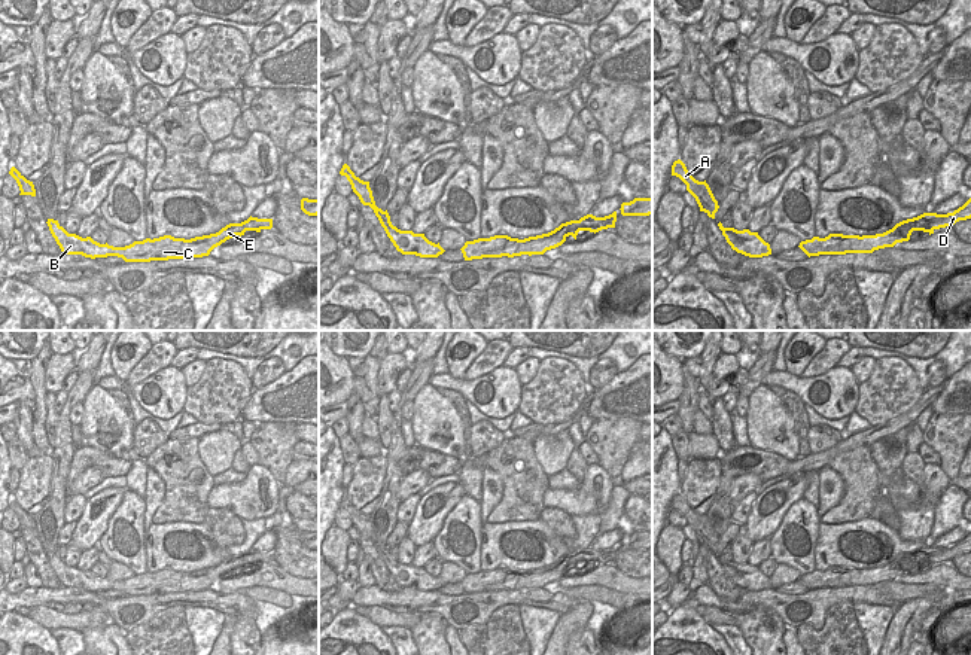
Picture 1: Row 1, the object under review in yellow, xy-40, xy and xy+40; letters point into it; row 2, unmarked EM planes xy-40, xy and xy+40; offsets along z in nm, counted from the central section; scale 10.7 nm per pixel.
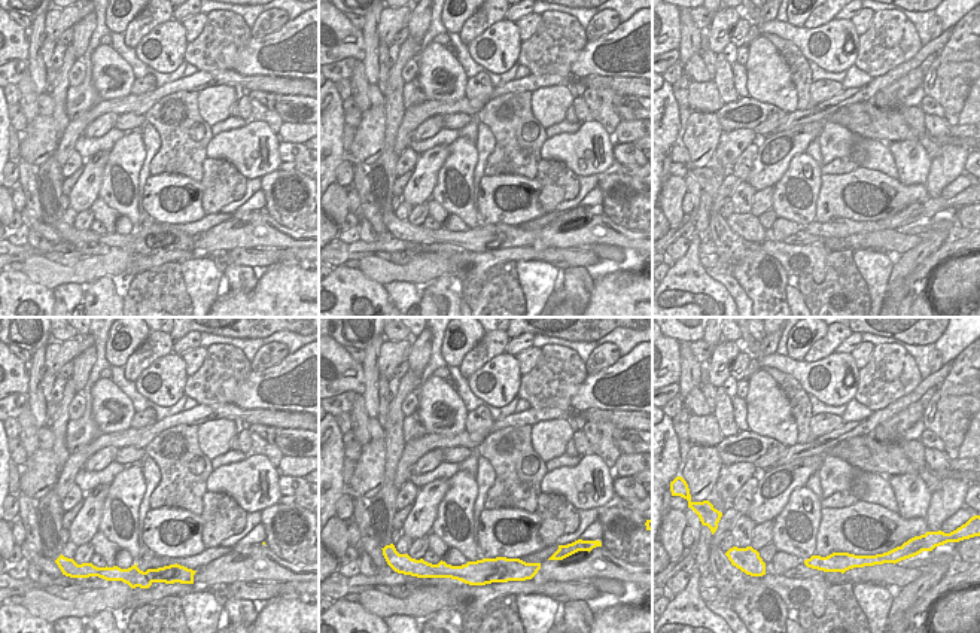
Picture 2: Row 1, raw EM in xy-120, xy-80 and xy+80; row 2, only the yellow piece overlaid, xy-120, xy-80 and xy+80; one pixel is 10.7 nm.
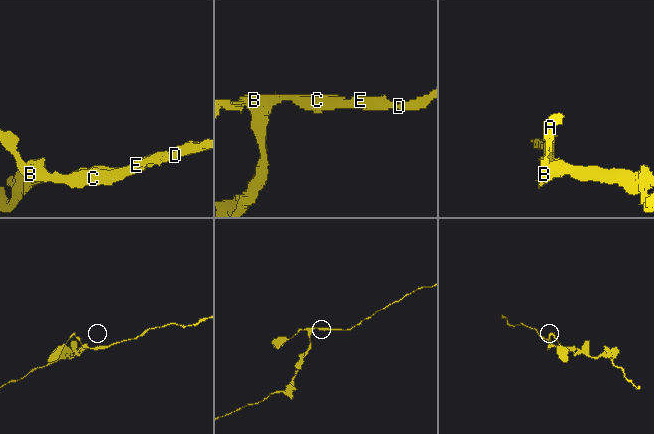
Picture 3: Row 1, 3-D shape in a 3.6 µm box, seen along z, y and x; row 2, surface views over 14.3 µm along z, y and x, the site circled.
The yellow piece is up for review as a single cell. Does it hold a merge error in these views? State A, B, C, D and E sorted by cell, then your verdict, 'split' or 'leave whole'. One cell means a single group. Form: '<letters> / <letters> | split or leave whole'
A B C D E | leave whole

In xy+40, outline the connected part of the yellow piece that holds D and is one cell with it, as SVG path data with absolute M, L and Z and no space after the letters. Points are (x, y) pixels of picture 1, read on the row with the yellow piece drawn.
M971 198L953 213L923 213L897 223L883 234L862 237L830 234L825 238L813 237L812 240L801 241L798 247L809 258L819 255L873 253L874 250L908 241L913 231L923 231L931 235L935 229L953 226L956 222L967 219L971 219Z

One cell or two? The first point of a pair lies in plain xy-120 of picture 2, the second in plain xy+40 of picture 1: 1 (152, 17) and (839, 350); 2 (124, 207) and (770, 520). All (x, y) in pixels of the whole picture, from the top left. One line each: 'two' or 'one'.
1: one
2: two

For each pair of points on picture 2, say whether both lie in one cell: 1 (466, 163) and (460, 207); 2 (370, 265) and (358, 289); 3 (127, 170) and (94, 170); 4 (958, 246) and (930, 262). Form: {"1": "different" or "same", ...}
{"1": "same", "2": "different", "3": "different", "4": "same"}

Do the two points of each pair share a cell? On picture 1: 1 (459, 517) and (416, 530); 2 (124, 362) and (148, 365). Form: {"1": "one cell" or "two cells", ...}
{"1": "two cells", "2": "two cells"}

